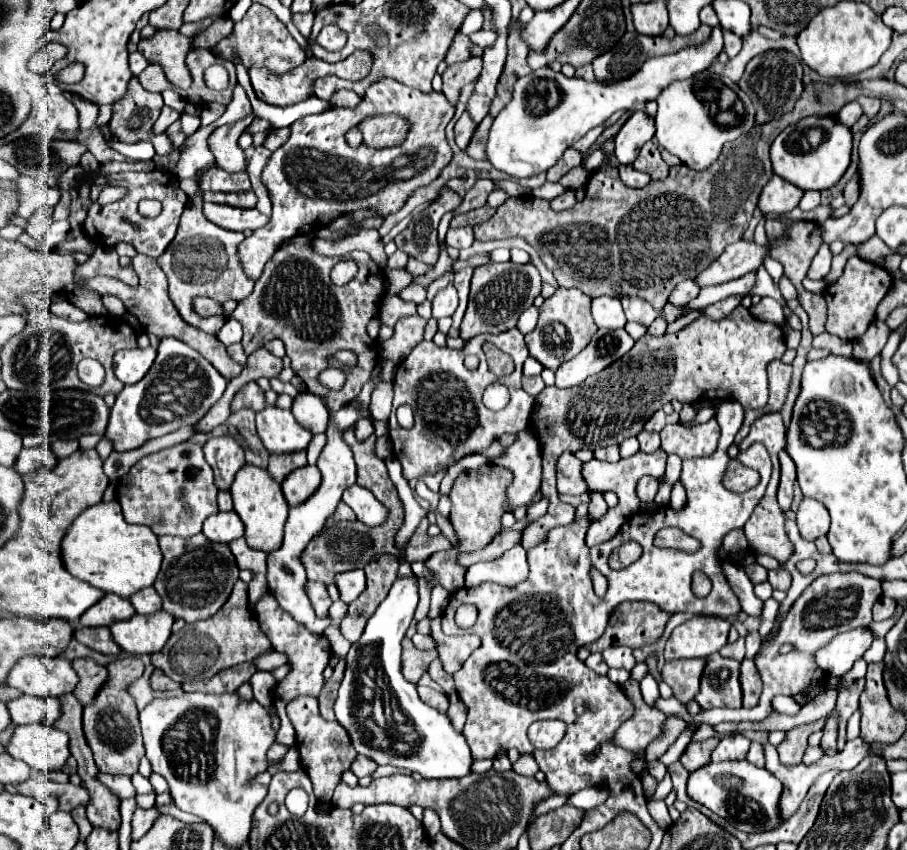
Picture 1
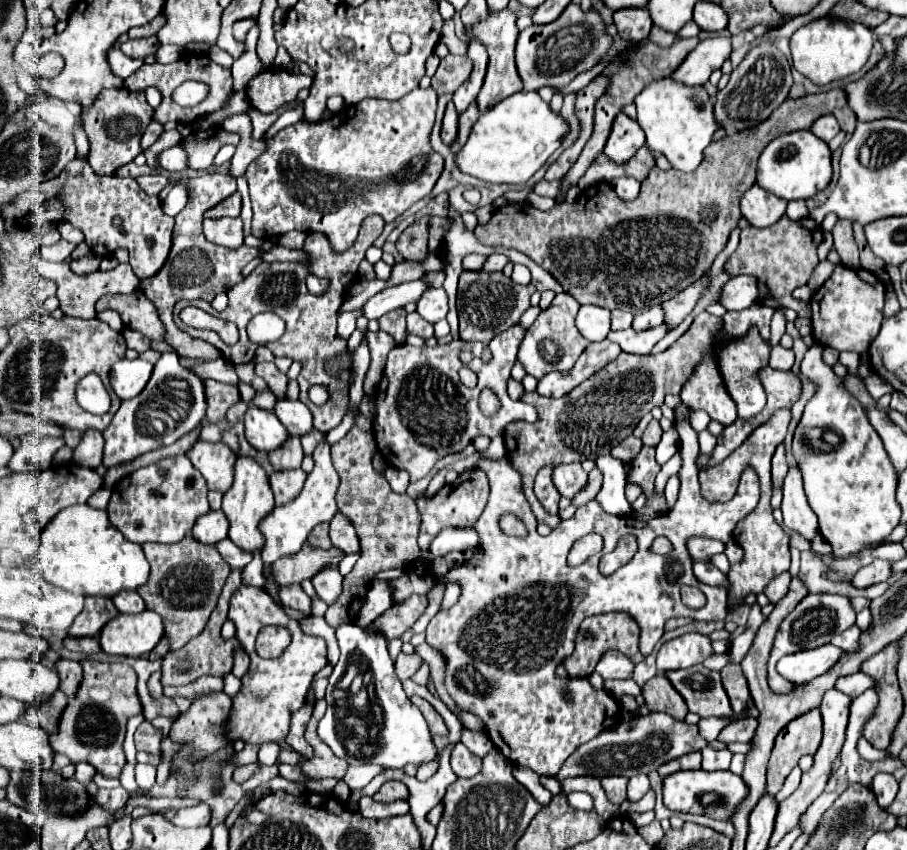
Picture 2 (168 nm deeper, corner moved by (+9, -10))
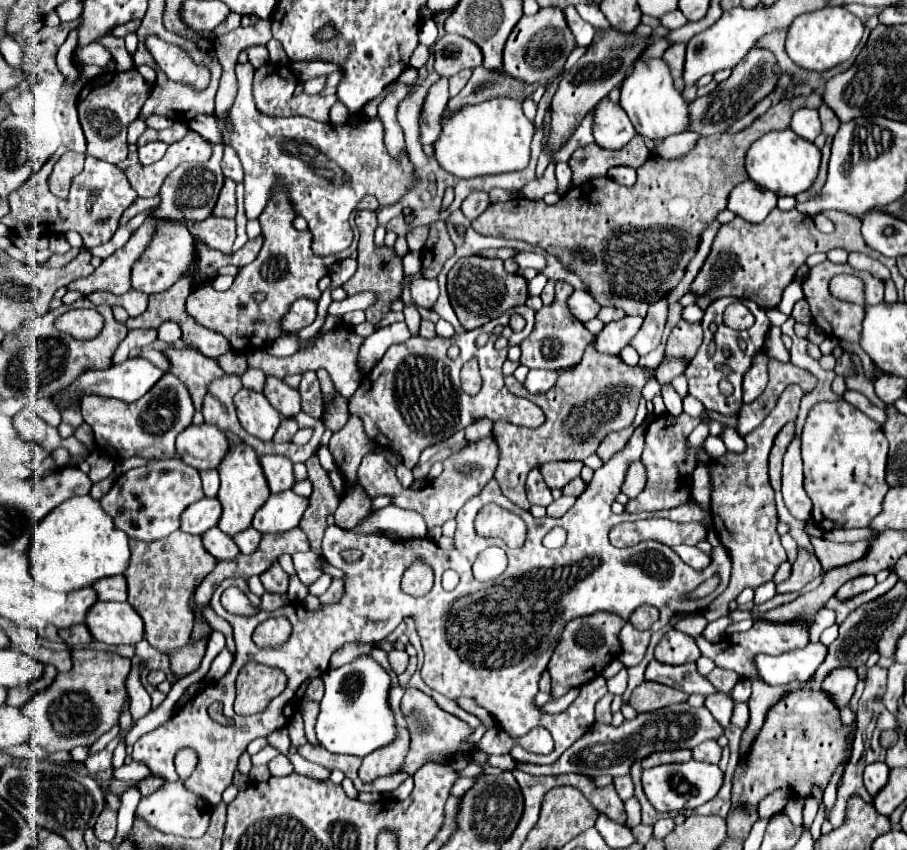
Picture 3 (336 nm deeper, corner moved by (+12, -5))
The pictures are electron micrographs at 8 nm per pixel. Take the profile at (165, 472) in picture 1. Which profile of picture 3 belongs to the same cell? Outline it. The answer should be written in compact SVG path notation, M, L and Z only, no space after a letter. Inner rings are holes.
M179 457L169 461L147 463L145 467L123 473L113 489L101 499L103 509L111 515L117 529L125 531L131 539L157 541L179 529L179 515L203 497L199 471L185 465Z

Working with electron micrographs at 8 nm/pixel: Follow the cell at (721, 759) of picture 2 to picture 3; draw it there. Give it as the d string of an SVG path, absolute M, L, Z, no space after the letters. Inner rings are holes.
M717 741L699 743L693 749L693 759L695 761L707 761L707 763L719 763L719 759L721 759L721 747L717 745Z

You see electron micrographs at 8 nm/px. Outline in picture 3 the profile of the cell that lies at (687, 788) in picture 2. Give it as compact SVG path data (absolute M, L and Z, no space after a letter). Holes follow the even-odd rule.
M687 761L687 763L673 763L673 765L657 765L641 773L643 791L651 805L659 813L669 811L681 811L681 809L695 809L709 799L717 795L717 791L723 785L723 771L717 765L711 763L699 763L699 761Z

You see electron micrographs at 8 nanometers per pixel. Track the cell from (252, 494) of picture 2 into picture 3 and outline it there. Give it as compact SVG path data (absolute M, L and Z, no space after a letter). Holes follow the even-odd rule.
M239 443L227 451L227 457L223 459L223 463L219 463L219 477L221 477L221 487L219 487L217 499L223 505L219 529L223 533L227 533L229 537L233 537L233 535L241 533L243 529L251 527L251 519L253 519L255 511L269 499L271 491L269 491L267 479L261 471L259 457L247 443Z

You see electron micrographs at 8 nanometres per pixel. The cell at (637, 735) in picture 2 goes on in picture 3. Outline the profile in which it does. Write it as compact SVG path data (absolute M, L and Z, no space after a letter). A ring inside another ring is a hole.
M689 703L669 705L665 709L653 711L653 713L641 713L637 719L623 721L619 727L601 725L595 723L591 729L575 741L555 763L551 765L527 765L517 763L513 769L523 769L531 775L561 775L561 773L585 773L589 777L599 775L627 775L633 761L641 761L649 753L655 751L673 751L673 749L693 749L695 745L707 741L707 739L719 739L725 733L725 729L715 721L715 717L709 713L709 709L703 707L691 707Z

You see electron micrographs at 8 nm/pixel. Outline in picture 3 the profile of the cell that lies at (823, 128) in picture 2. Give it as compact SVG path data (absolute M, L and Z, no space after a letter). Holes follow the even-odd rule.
M797 109L791 117L791 125L789 129L793 129L799 137L813 141L819 133L821 133L821 121L815 109Z

